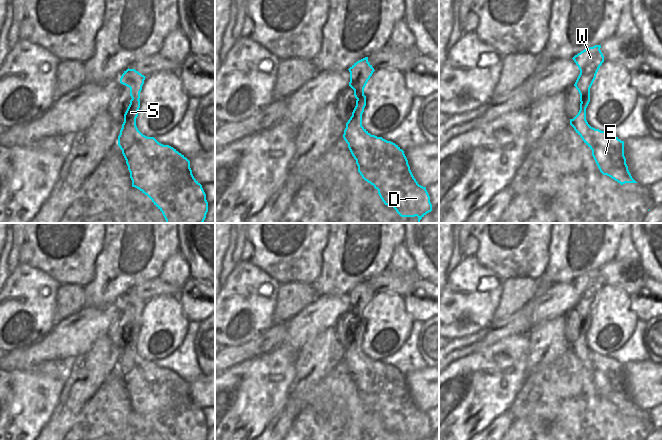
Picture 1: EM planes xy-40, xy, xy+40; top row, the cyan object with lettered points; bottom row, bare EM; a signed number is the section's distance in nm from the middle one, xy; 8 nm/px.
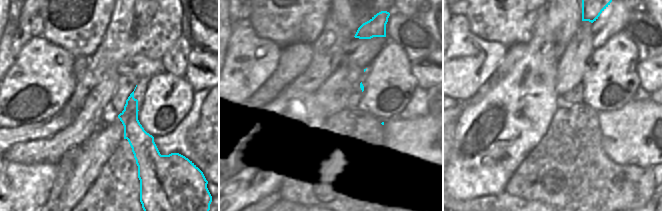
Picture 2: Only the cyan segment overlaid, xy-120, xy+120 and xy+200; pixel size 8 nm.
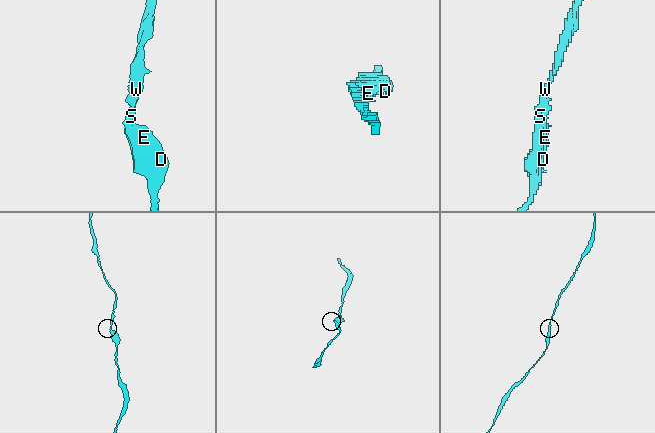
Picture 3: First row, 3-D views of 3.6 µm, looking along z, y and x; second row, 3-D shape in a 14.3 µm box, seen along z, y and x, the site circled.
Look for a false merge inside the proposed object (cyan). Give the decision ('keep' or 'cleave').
keep

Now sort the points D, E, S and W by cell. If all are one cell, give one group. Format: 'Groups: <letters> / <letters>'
Groups: D E S W

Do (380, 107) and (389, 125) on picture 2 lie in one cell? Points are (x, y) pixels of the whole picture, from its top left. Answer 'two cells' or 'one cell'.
two cells

